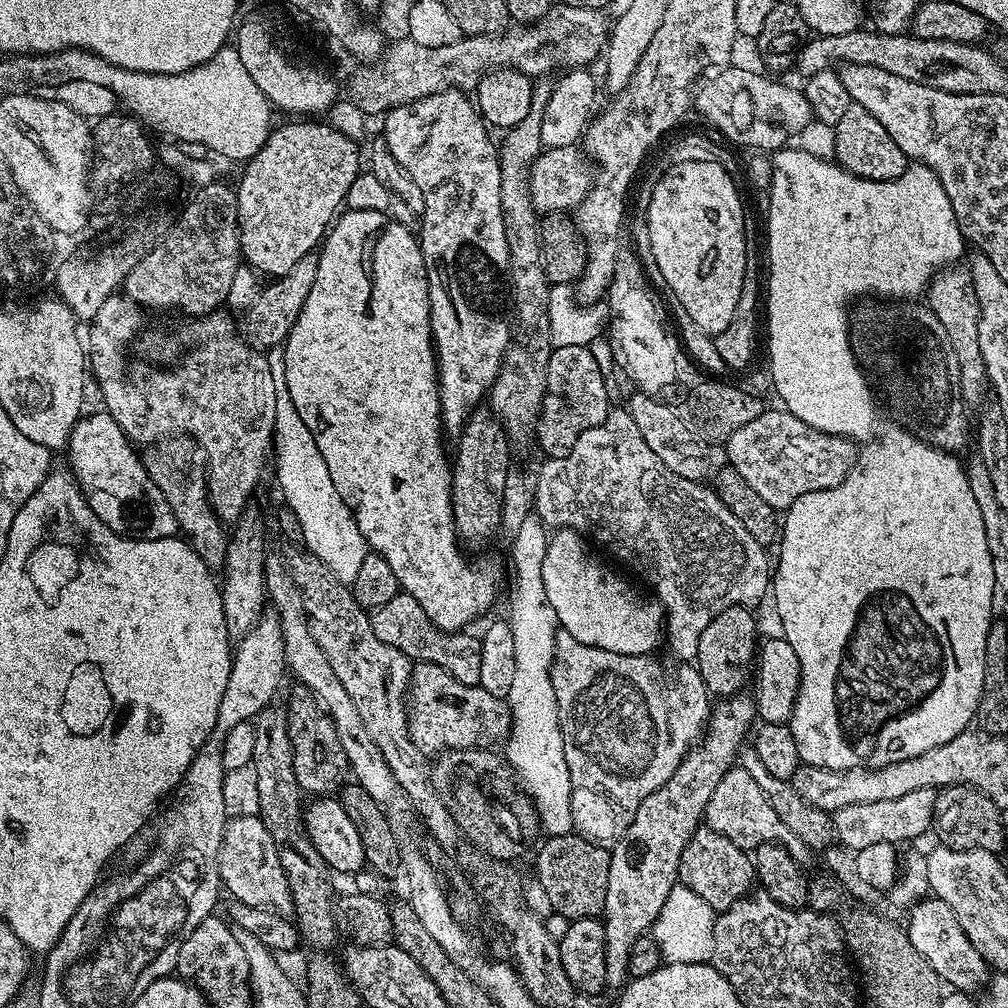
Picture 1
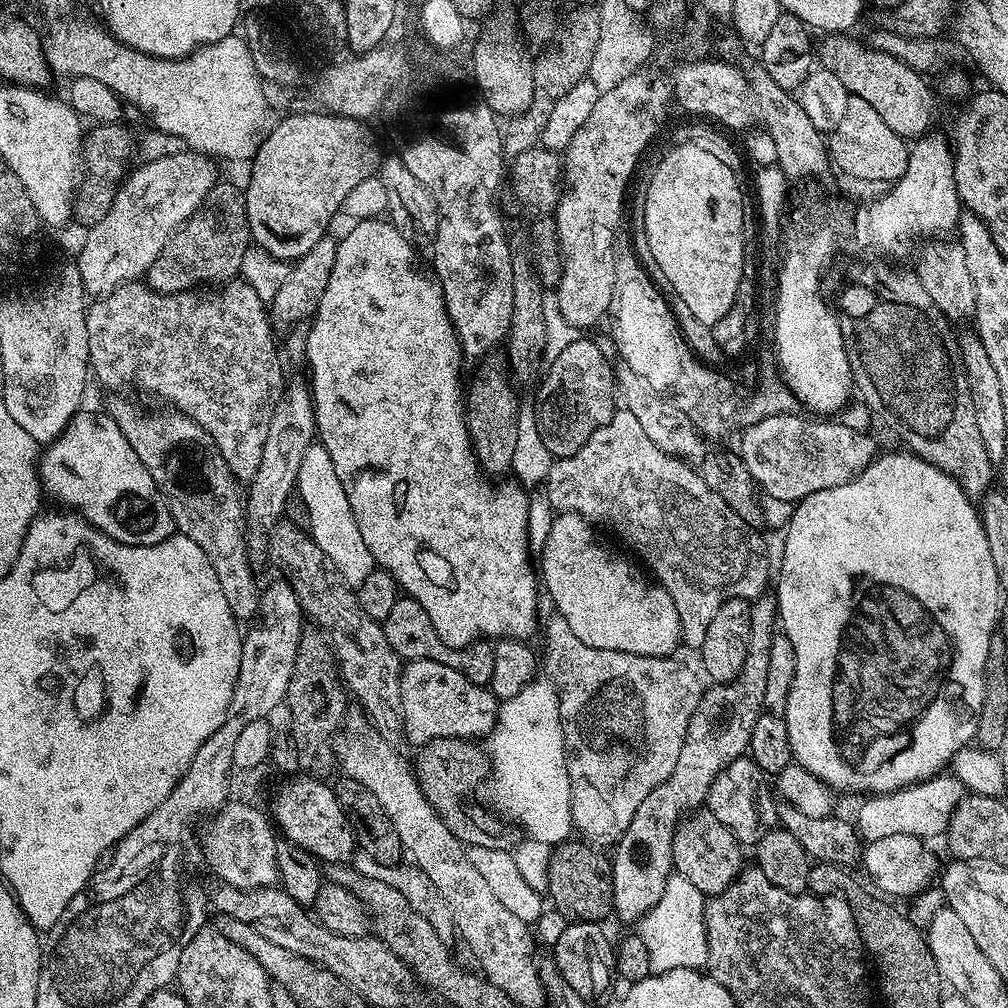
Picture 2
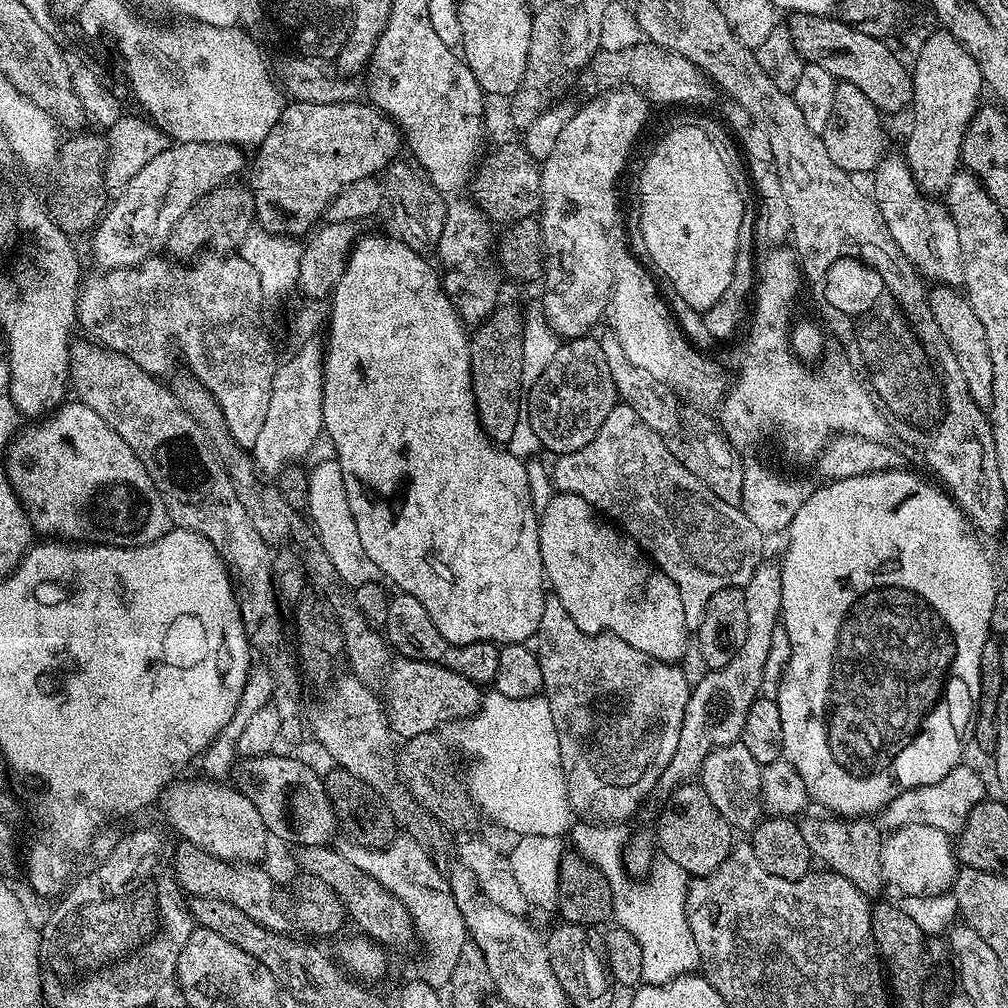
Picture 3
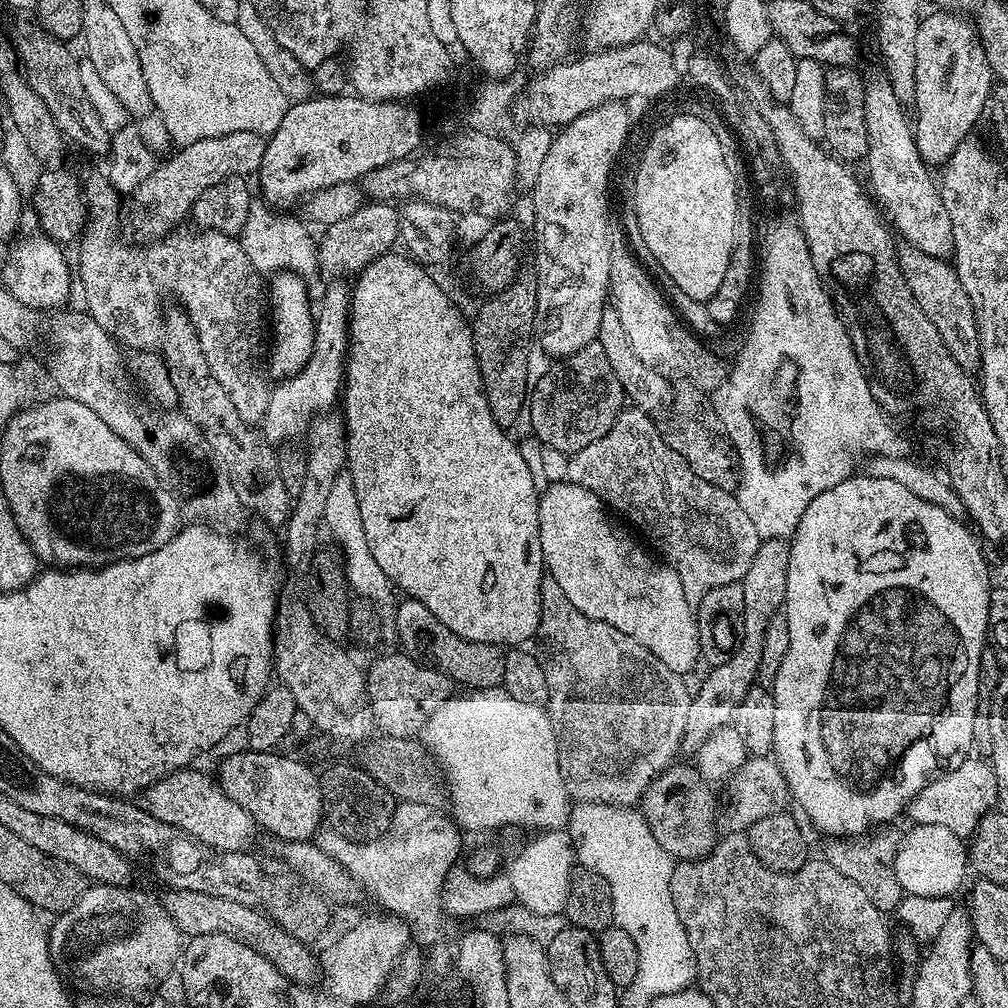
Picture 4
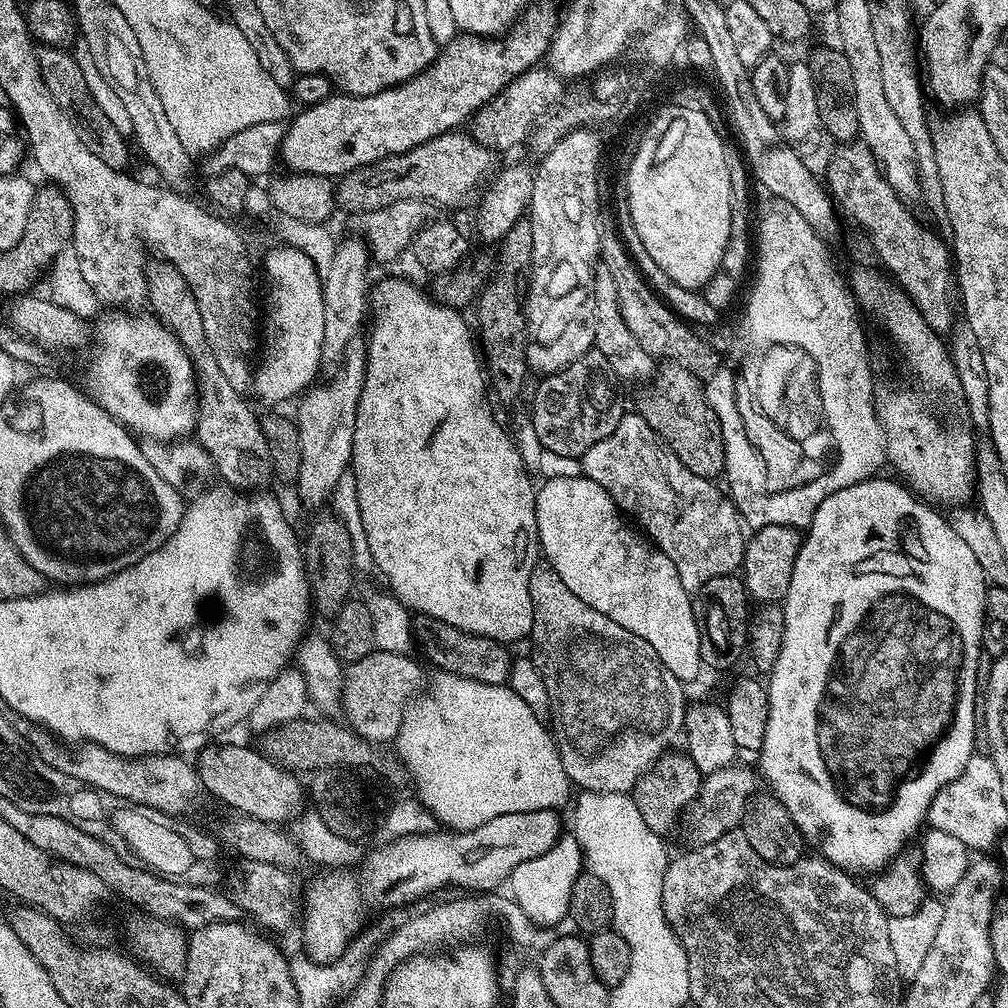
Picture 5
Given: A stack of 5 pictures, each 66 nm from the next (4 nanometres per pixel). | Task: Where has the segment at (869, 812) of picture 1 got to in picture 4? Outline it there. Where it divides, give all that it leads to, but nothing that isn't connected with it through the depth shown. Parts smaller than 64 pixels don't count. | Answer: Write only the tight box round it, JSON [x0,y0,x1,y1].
[906,758,1000,838]

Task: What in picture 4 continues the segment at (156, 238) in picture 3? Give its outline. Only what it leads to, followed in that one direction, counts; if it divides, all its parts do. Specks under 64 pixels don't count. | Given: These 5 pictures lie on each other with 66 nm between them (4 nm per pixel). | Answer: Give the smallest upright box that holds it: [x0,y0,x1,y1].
[134,130,267,238]

